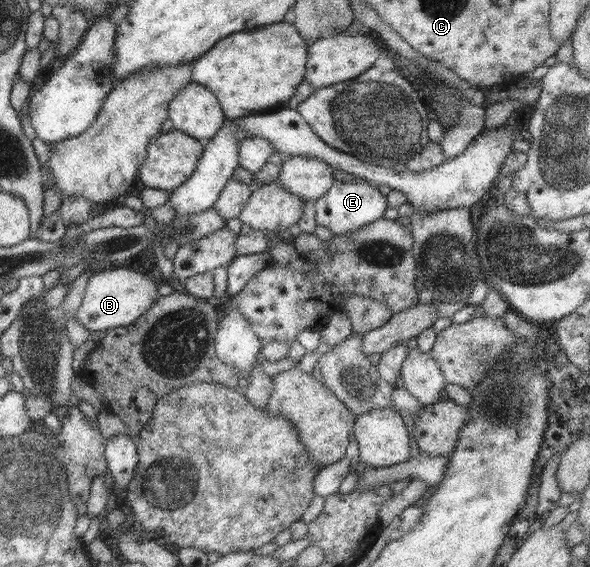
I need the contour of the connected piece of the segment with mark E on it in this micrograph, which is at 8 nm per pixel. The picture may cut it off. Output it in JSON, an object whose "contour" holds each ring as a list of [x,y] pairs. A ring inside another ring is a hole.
{"contour":[[[335,181],[333,187],[315,202],[315,221],[331,231],[335,237],[353,233],[383,218],[387,206],[387,198],[379,192],[377,186],[365,181]]]}

